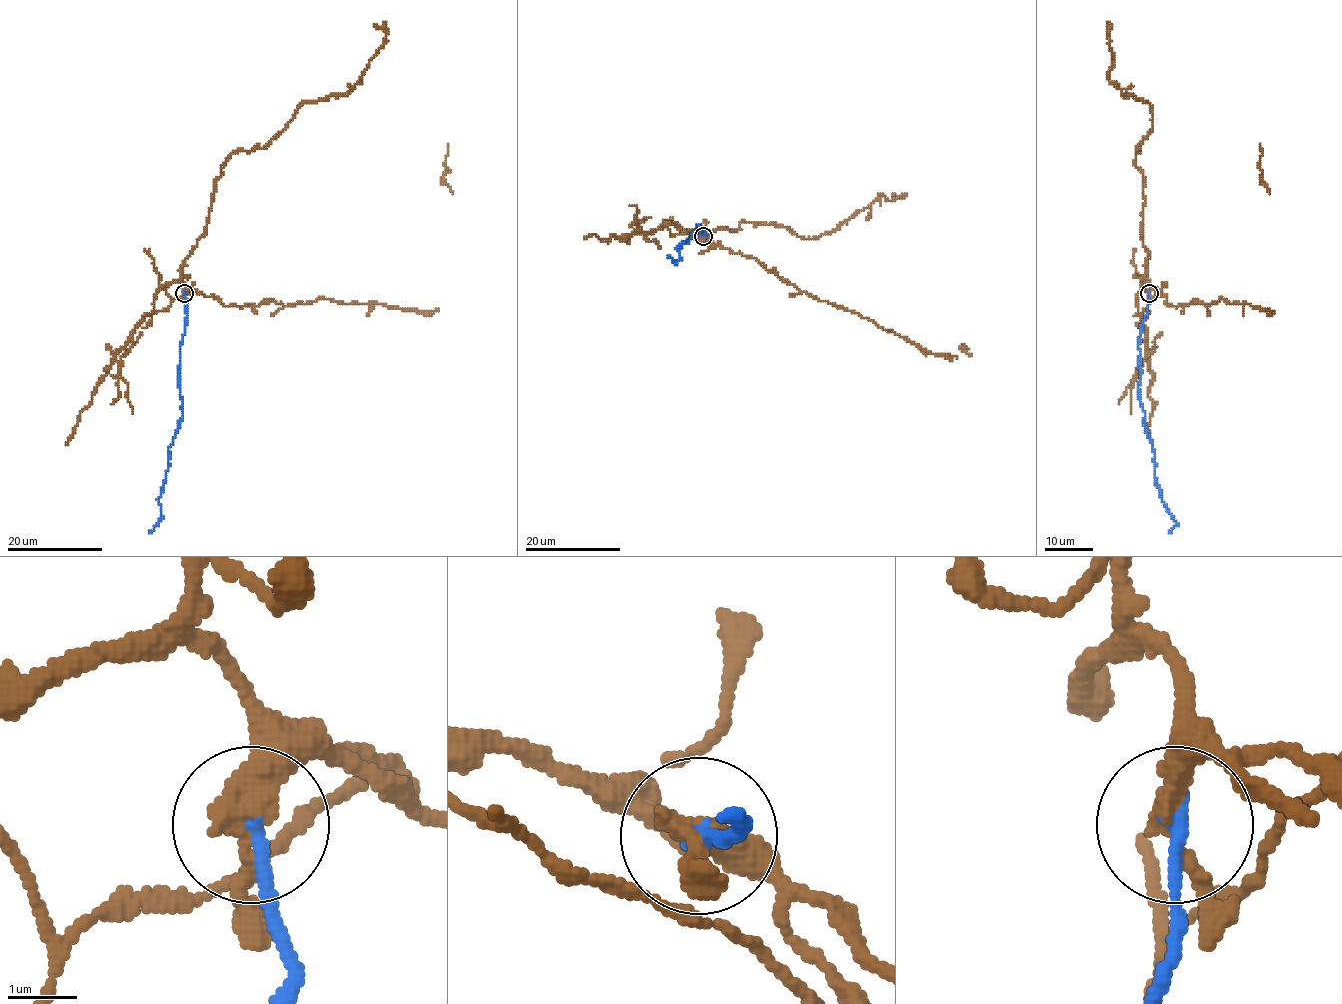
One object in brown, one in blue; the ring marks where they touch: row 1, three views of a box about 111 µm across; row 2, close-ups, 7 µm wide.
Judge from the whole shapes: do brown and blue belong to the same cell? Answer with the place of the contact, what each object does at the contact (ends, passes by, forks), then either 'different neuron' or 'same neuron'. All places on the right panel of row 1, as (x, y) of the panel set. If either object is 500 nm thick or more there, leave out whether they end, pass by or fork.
place (1149, 293); brown passes by; blue ends; different neuron

